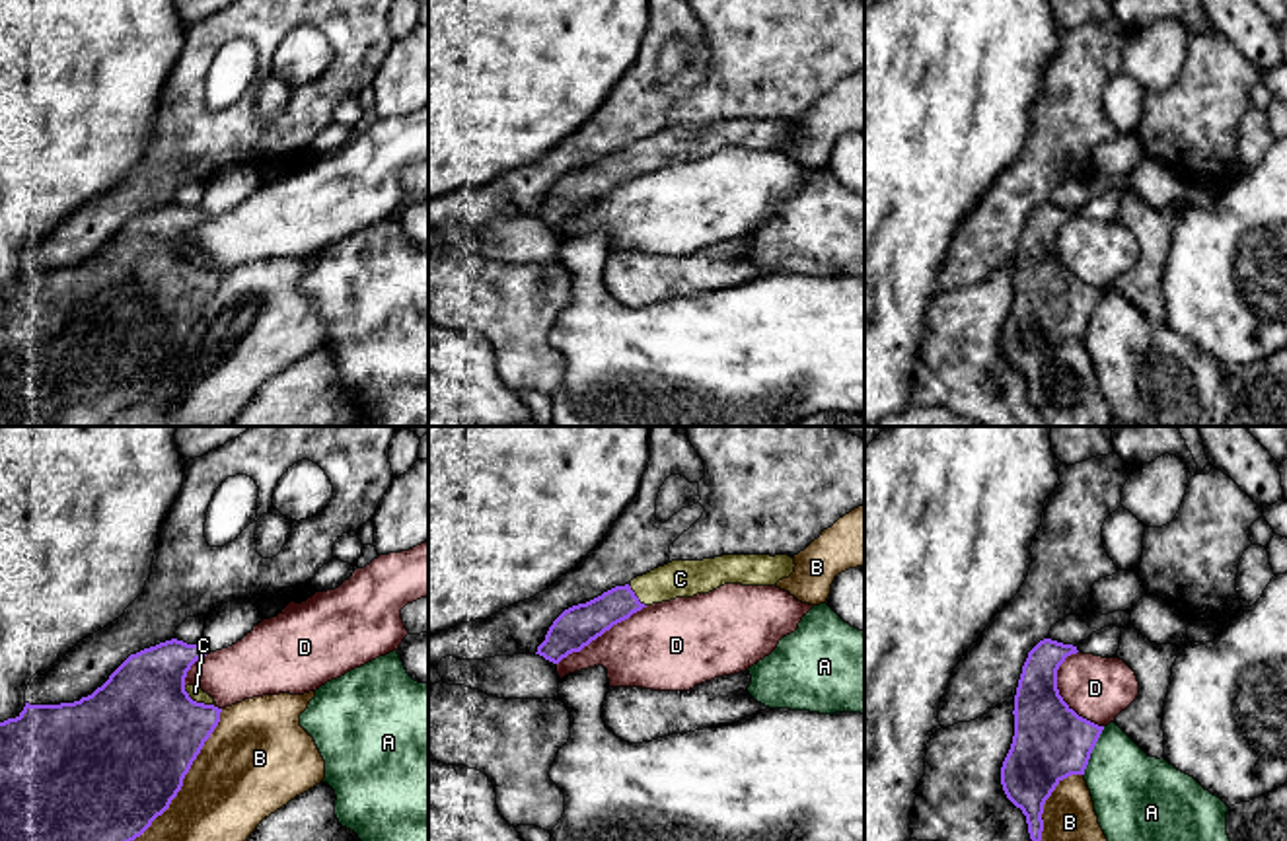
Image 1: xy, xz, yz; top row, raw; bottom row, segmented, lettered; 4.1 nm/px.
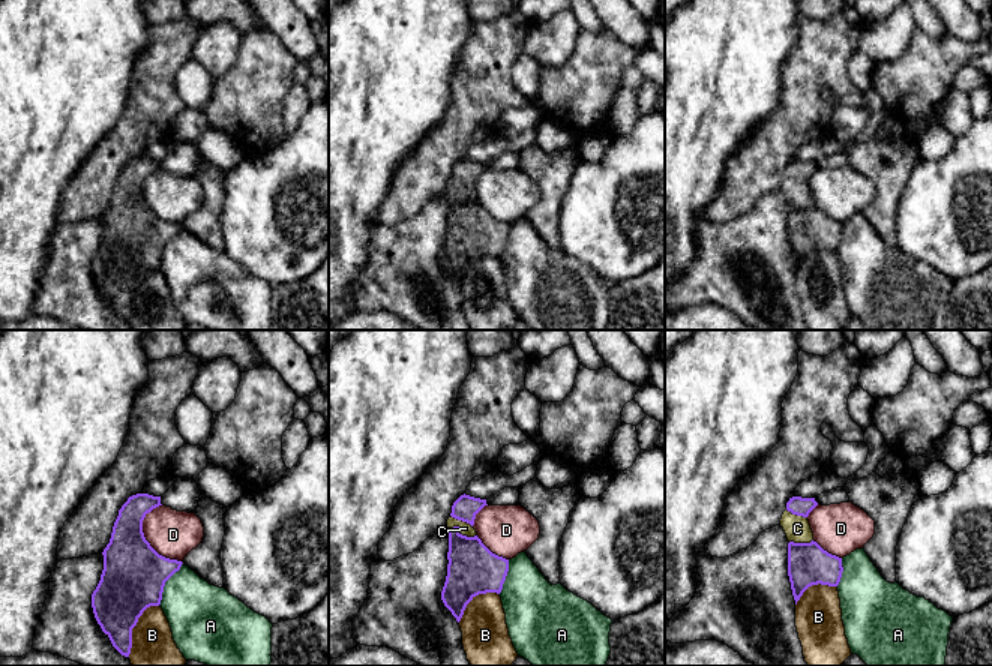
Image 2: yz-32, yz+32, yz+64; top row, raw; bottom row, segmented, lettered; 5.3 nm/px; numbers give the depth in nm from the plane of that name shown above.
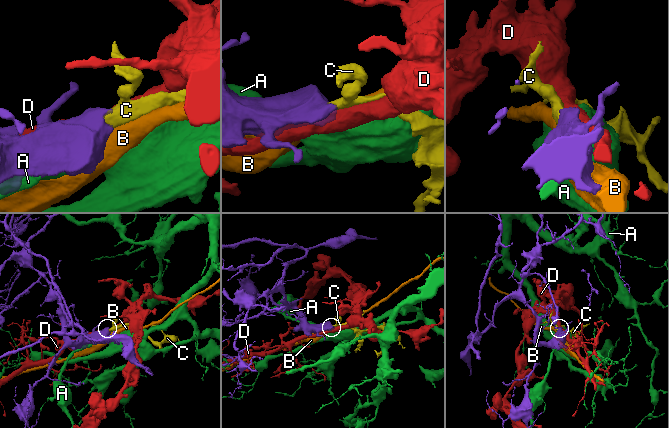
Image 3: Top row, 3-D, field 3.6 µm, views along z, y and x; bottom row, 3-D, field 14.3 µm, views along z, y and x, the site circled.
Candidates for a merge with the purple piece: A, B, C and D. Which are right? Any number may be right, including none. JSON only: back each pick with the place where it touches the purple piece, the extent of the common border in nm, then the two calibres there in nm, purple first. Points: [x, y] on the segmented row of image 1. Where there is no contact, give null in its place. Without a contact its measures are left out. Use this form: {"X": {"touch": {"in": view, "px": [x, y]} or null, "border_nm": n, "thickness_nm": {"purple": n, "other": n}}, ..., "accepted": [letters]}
{"C": {"touch": {"in": "xy", "px": [199, 703]}, "border_nm": 160, "thickness_nm": {"purple": 460, "other": 60}}, "accepted": ["C"]}

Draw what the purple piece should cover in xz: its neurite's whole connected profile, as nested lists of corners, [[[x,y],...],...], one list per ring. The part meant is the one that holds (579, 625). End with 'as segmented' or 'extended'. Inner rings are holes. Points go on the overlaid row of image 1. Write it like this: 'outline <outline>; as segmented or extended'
outline [[[722,555],[703,561],[672,561],[625,586],[615,586],[586,603],[565,609],[549,627],[535,654],[559,664],[646,605],[709,594],[724,584],[775,586],[789,578],[794,567],[794,559],[789,555]]]; extended

